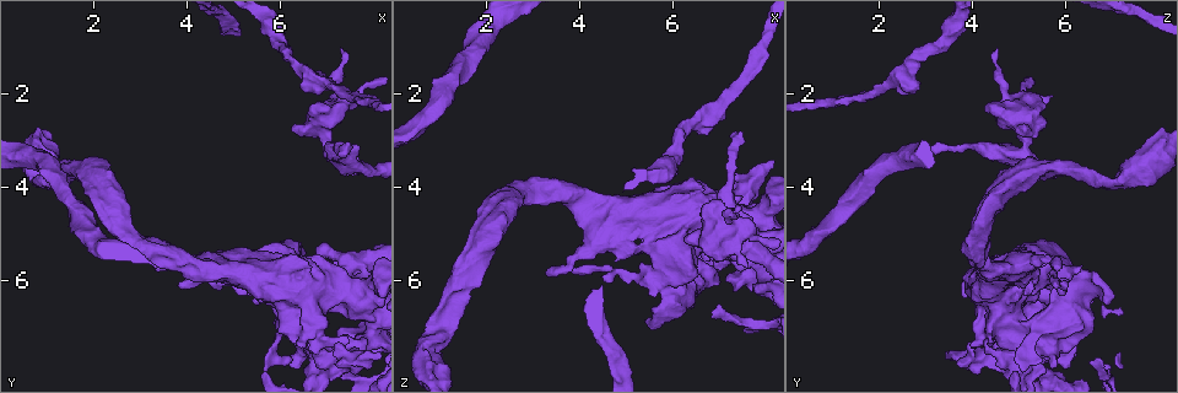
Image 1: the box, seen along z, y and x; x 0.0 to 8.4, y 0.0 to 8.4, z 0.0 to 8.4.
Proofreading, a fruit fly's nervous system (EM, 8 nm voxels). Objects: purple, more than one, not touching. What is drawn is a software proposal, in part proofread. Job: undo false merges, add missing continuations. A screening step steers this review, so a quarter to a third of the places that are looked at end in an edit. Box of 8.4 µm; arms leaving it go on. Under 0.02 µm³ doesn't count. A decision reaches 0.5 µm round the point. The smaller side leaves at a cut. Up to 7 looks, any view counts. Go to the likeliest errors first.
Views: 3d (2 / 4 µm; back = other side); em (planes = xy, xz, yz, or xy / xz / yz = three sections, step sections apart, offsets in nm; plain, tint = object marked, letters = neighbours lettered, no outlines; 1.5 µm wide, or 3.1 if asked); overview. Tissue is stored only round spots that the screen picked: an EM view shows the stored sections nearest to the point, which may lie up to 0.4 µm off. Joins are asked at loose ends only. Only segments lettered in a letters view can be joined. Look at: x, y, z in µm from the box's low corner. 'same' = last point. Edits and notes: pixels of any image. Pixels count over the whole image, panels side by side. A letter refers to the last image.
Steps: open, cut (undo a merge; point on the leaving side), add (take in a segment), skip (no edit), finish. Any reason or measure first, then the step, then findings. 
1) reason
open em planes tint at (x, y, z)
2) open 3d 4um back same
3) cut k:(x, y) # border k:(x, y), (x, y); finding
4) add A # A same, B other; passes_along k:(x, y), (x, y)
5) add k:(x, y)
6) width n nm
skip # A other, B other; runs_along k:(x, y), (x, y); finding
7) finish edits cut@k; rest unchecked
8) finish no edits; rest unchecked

branch stops here
open em yz step 4 letters at (7.40, 3.00, 2.80)

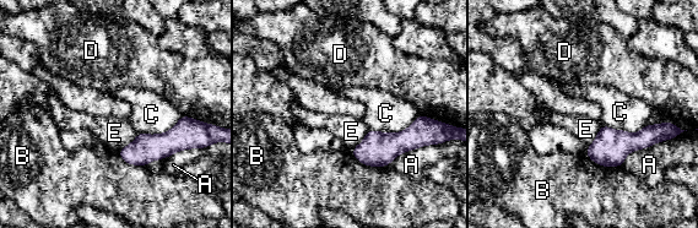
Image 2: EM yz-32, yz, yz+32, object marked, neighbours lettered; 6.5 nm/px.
open em planes letters same

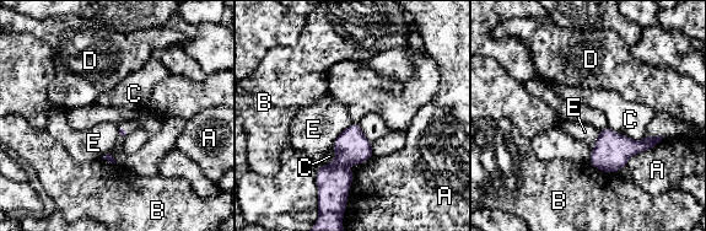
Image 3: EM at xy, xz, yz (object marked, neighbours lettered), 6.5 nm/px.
longest_contact A 320 nm
skip # A other, B other, C other, D other, E other; border 3:(352, 122), (338, 135), (332, 145); no lettered segment goes on from it

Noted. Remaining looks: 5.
thin end
open em planes letters at (7.35, 1.00, 4.55)

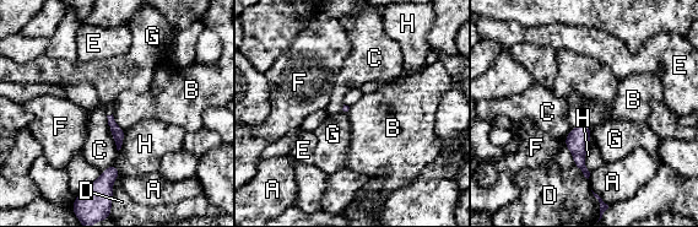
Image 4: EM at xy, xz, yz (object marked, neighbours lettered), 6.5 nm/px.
skip # A other, B other, C other, D other, E other, F other, G other, H other; border 4:(112, 114), (115, 123), (124, 131); no lettered segment goes on from it

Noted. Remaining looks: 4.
open 3d 4um at (5.20, 5.30, 5.05)

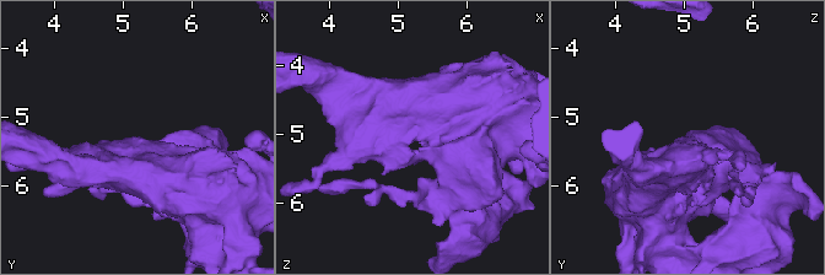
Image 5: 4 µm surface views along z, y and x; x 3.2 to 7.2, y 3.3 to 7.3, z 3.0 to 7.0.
now the EM
open em planes letters at (5.20, 5.30, 5.05)

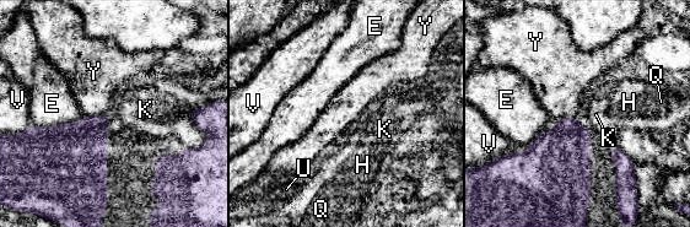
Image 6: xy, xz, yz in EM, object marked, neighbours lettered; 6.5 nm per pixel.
skip # E other, H other, K other, Q other, U other, V other, Y other; border 6:(106, 113), (84, 115); none of them fits

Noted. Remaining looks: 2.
finish no edits; rest unchecked

